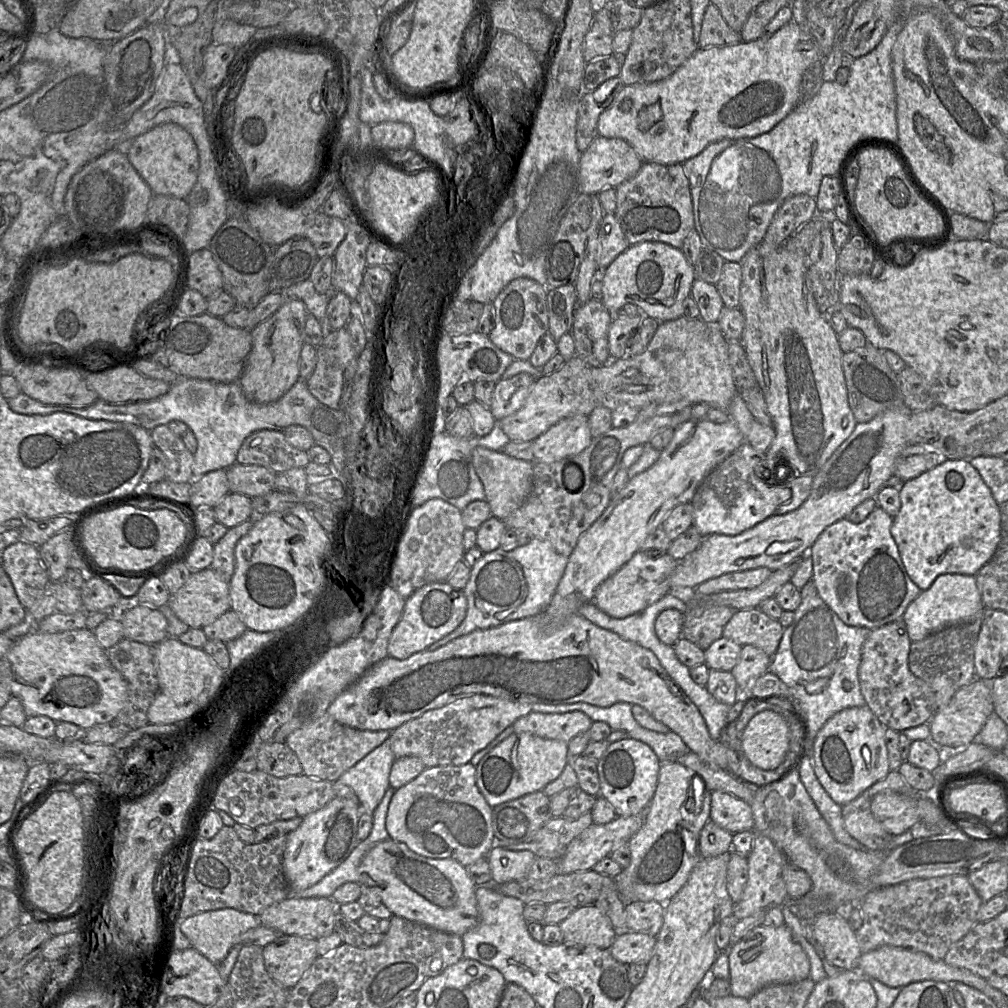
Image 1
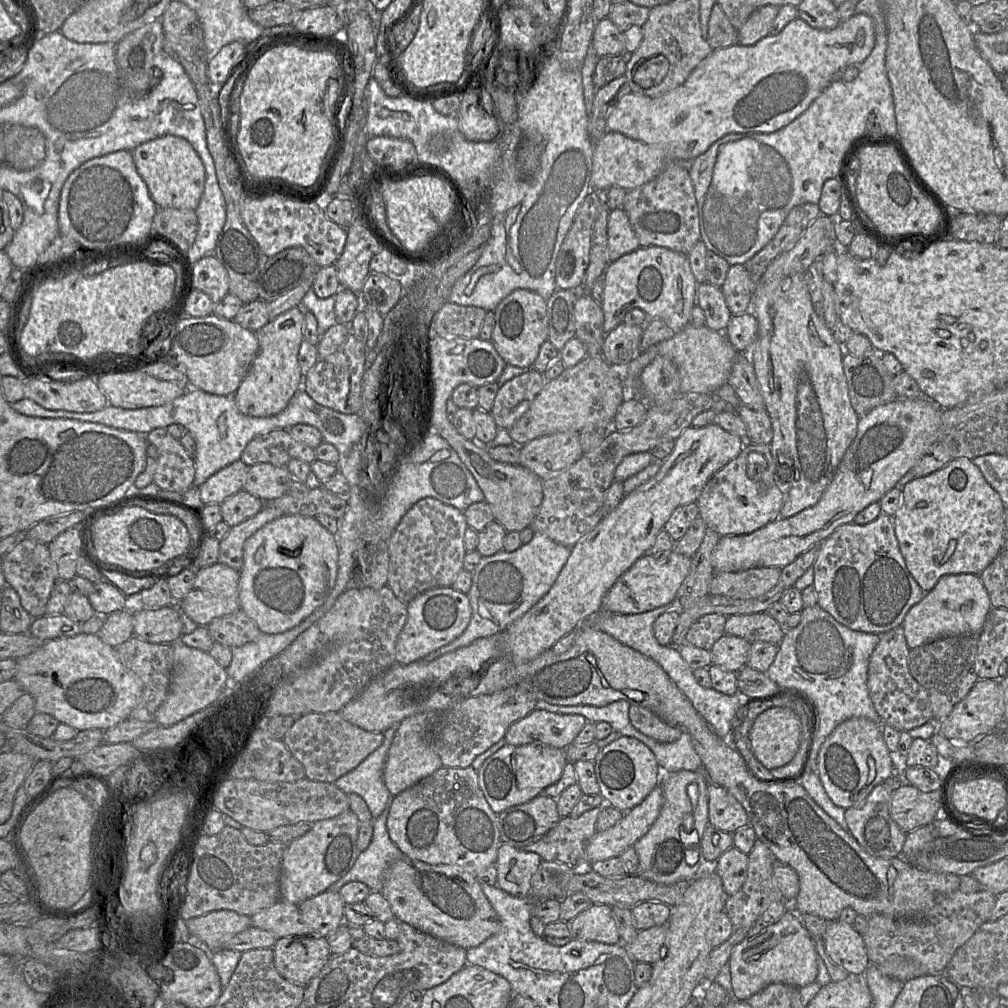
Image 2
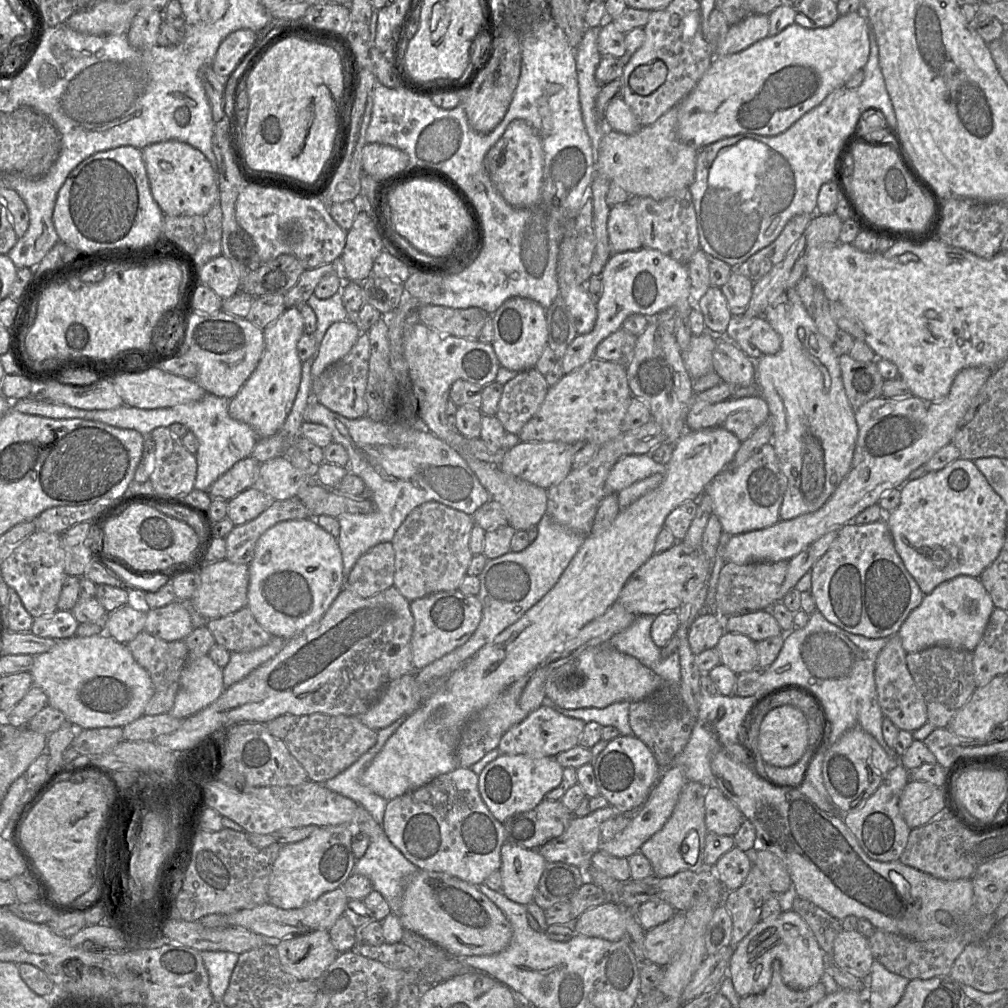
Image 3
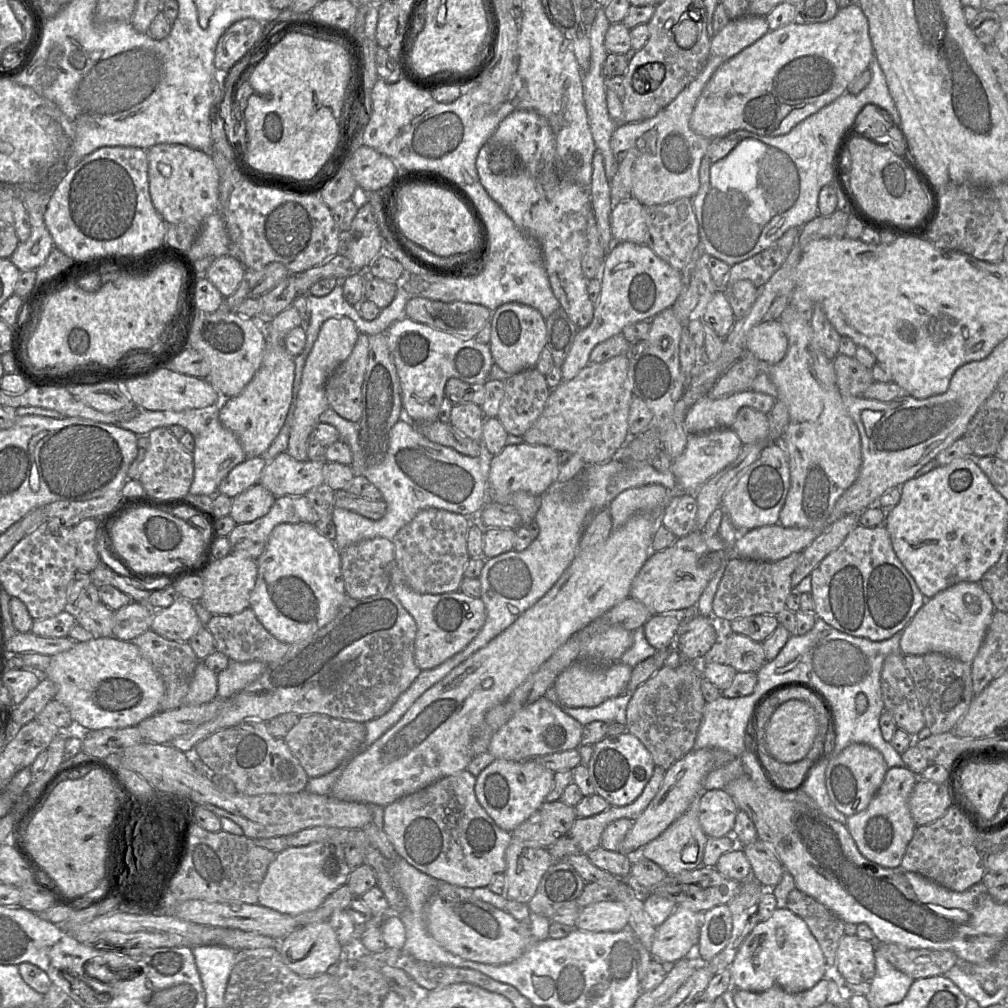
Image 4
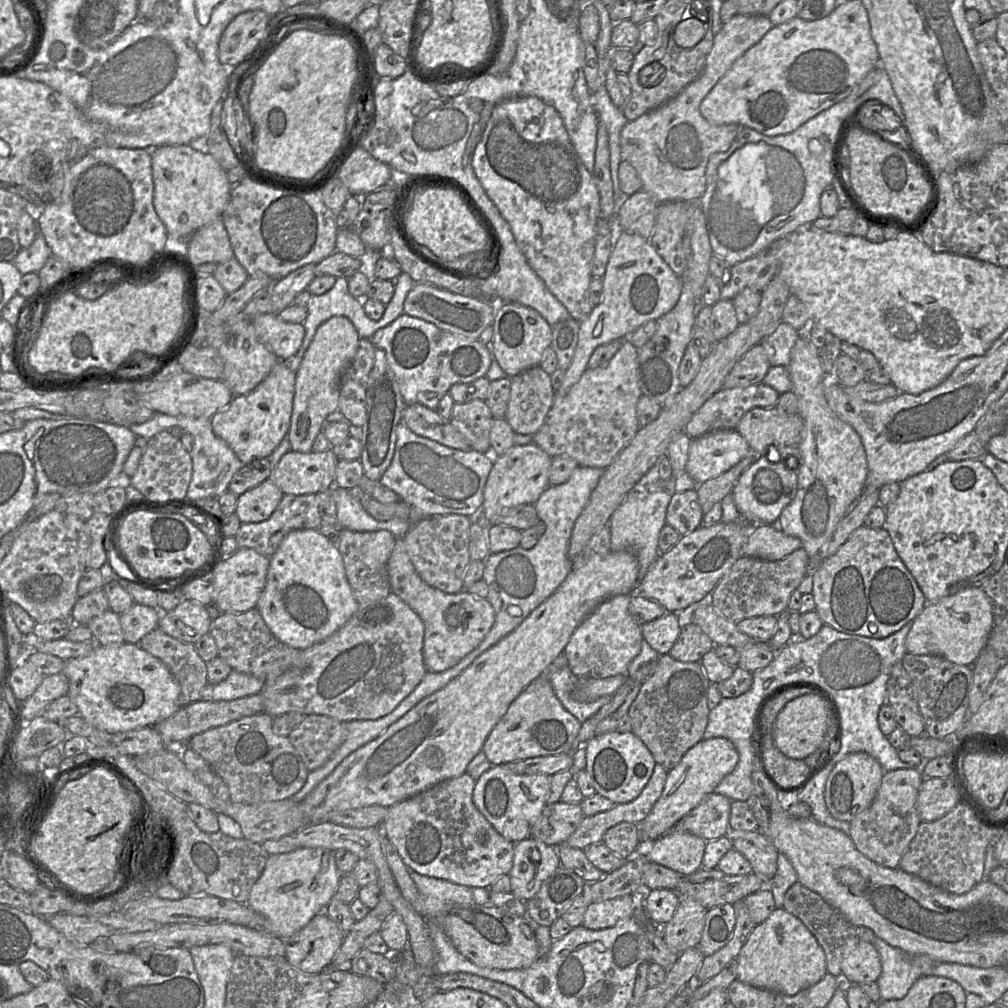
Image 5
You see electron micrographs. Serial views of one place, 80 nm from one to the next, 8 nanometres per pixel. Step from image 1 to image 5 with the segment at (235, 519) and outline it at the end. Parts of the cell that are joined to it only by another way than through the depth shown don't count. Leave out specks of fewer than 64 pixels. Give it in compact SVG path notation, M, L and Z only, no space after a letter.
M268 478L238 496L235 513L241 523L267 520L279 505L284 493Z

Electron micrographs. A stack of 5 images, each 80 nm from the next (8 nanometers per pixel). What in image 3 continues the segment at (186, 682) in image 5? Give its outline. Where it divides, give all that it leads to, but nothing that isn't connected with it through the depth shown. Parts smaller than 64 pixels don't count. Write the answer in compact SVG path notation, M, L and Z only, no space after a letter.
M143 630L127 643L127 646L135 661L149 674L154 687L154 693L144 709L144 715L169 713L179 689L182 670L190 656L186 643L184 640L164 641Z

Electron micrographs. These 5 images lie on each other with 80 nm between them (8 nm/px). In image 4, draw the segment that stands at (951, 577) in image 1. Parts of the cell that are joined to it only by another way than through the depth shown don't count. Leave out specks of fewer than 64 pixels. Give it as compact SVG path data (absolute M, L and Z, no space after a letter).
M961 582L926 599L901 632L903 655L940 653L971 664L992 621L994 605L979 583Z

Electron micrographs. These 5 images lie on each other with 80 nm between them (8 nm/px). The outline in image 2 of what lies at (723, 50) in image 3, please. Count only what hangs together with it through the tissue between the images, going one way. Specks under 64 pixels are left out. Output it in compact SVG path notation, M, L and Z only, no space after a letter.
M765 5L755 10L737 30L736 43L751 46L770 33L779 7Z

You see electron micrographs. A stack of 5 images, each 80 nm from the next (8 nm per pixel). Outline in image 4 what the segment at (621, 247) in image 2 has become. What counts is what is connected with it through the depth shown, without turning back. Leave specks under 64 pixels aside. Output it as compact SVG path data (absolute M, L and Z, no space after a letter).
M636 198L615 202L611 215L613 243L633 242L646 244L647 225L644 205Z

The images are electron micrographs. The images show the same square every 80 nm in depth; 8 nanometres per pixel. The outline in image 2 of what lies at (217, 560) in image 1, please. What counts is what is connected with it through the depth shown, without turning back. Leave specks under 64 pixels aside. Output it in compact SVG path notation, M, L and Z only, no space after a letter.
M265 505L255 516L231 527L220 541L218 562L241 571L245 541L264 525L283 515L283 511L276 507Z

